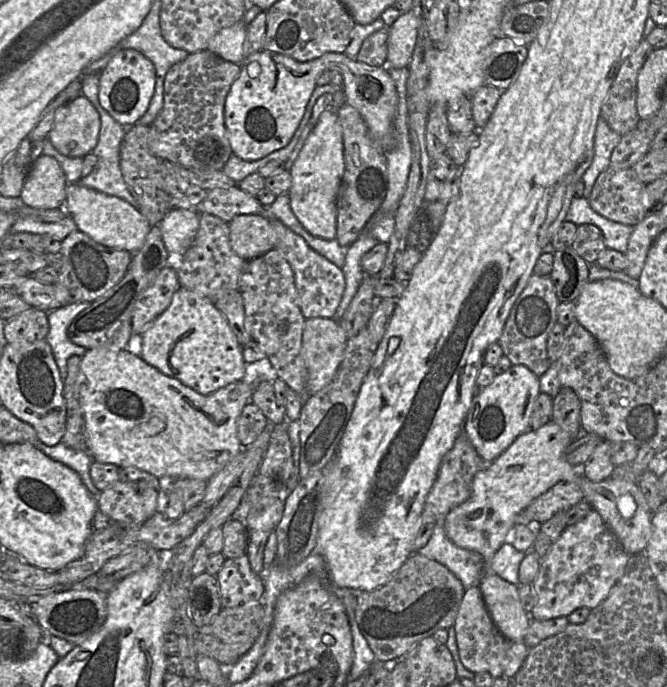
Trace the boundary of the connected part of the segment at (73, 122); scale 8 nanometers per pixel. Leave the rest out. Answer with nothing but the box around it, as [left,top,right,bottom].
[47,95,99,157]

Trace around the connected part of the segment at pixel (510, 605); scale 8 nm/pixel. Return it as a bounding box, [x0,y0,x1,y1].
[479,567,530,642]

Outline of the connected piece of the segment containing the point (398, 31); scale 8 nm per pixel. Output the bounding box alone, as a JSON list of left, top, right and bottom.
[386,9,418,67]

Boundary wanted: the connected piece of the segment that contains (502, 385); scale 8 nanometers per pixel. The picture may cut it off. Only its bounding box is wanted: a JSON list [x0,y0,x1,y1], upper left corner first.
[463,365,540,462]

